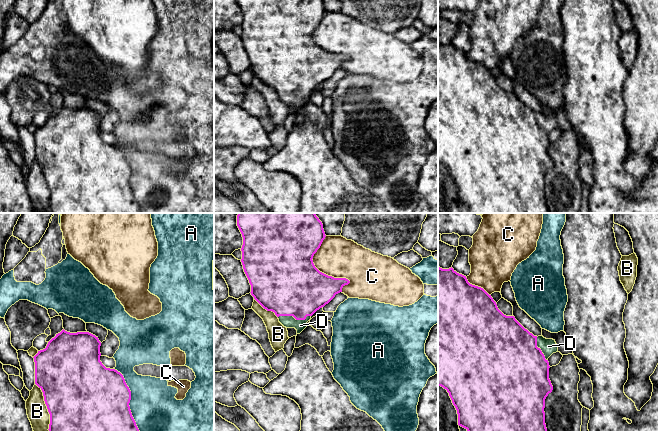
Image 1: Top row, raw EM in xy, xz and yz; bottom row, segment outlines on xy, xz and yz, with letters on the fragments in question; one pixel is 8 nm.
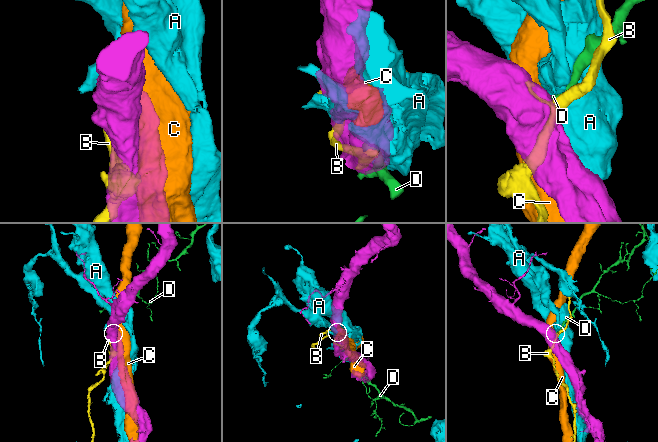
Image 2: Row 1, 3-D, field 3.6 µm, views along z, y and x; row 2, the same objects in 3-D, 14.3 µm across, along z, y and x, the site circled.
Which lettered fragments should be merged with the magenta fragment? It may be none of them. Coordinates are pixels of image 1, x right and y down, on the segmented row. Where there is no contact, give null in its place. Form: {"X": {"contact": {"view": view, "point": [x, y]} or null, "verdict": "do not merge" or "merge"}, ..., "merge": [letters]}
{"A": {"contact": {"view": "xy", "point": [130, 398]}, "verdict": "do not merge"}, "B": {"contact": {"view": "xy", "point": [47, 407]}, "verdict": "do not merge"}, "C": {"contact": {"view": "xz", "point": [323, 273]}, "verdict": "do not merge"}, "D": {"contact": {"view": "xz", "point": [294, 317]}, "verdict": "merge"}, "merge": ["D"]}

